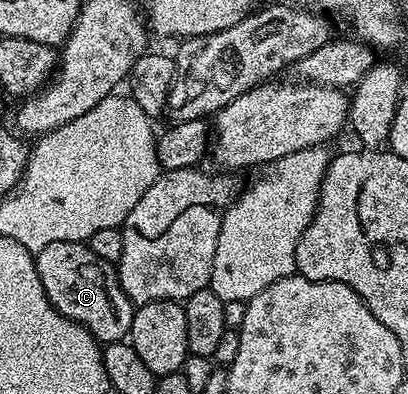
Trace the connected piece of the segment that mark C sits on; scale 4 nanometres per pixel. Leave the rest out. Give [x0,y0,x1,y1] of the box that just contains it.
[34,240,136,345]

